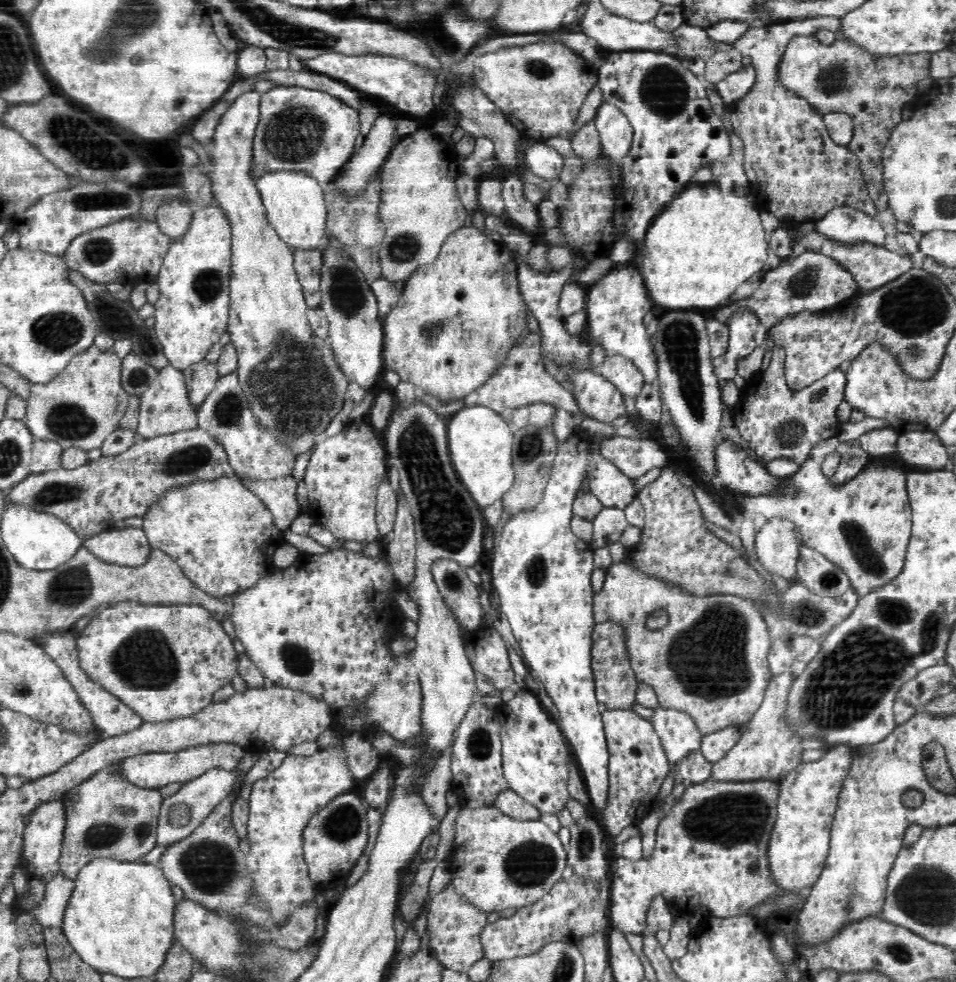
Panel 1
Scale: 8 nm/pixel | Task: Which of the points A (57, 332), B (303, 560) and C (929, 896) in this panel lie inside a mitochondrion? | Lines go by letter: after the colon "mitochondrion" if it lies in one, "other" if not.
A: mitochondrion
B: other
C: mitochondrion

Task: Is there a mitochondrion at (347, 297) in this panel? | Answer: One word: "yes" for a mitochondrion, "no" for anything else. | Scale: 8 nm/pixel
yes

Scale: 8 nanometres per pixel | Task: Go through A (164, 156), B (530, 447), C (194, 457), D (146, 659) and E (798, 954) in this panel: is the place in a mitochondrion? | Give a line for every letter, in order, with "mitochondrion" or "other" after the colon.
A: other
B: mitochondrion
C: mitochondrion
D: mitochondrion
E: other

